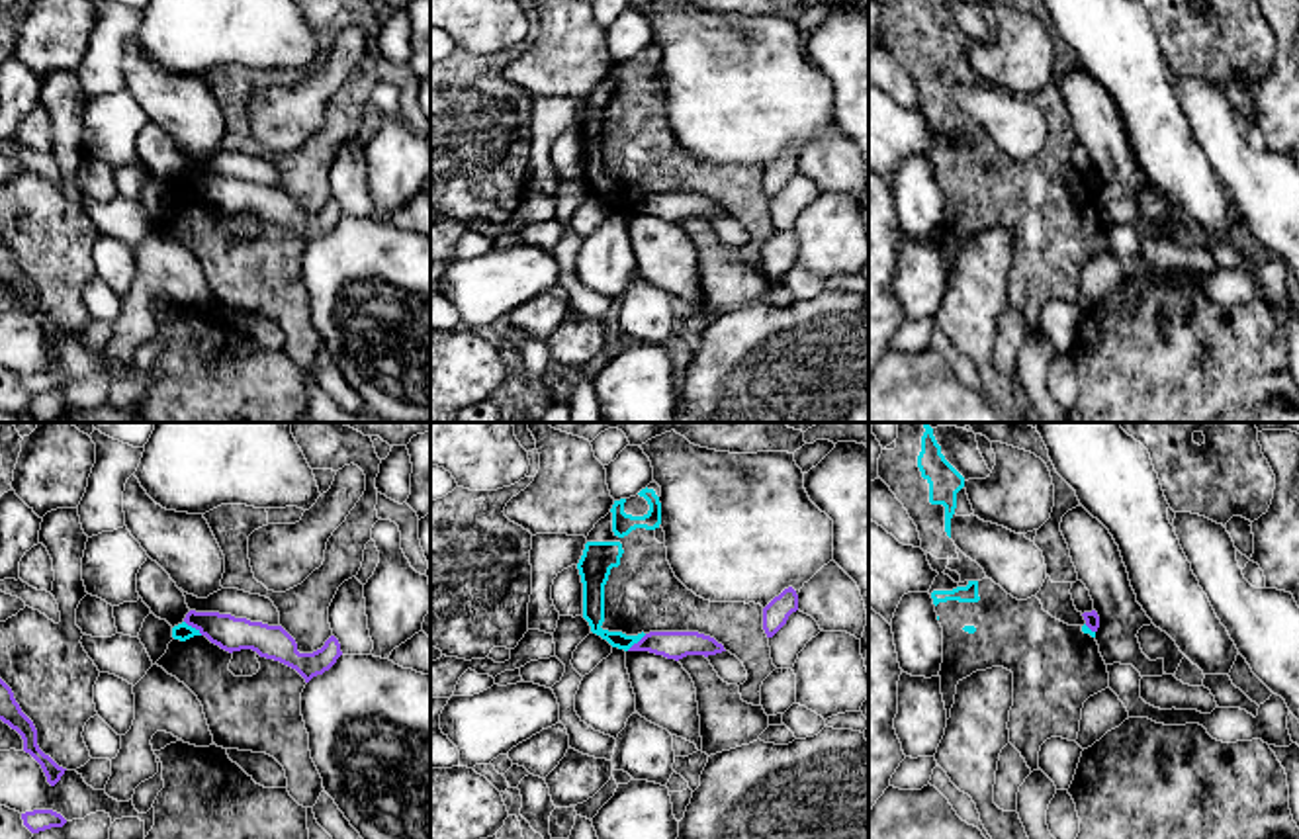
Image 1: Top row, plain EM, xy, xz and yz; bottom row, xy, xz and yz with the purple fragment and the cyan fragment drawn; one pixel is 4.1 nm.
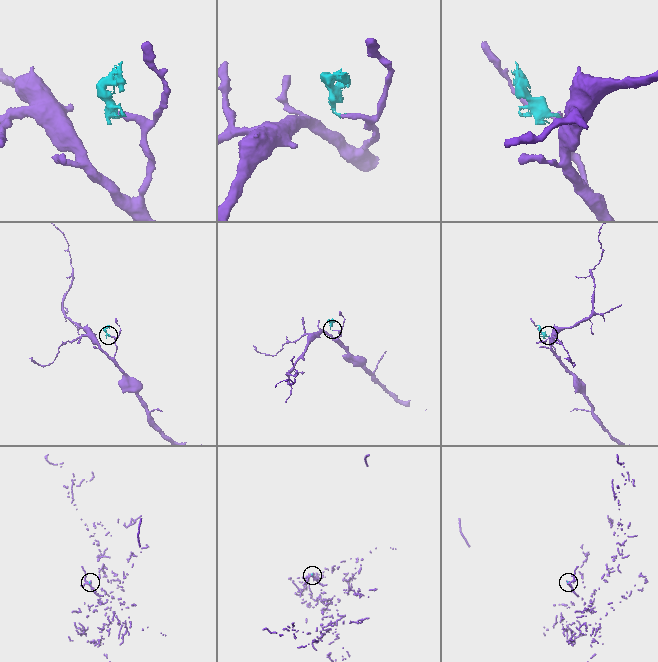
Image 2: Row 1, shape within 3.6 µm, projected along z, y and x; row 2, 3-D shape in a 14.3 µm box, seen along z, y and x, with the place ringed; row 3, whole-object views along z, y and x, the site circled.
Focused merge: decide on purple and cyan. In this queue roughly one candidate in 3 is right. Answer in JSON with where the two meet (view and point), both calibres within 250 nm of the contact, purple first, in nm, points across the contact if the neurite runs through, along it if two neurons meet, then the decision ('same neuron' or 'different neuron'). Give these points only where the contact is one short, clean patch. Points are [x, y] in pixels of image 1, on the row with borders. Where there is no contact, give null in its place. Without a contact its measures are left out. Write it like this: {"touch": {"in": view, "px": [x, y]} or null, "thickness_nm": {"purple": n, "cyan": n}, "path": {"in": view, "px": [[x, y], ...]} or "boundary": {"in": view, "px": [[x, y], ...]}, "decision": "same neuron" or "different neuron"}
{"touch": {"in": "xy", "px": [194, 626]}, "thickness_nm": {"purple": 140, "cyan": 70}, "boundary": {"in": "xy", "px": [[184, 620], [202, 634]]}, "decision": "different neuron"}

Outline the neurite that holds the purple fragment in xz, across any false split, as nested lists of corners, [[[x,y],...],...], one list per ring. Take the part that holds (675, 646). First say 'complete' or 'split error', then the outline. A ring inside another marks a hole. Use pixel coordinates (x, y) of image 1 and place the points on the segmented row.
complete; [[[650,632],[628,651],[650,651],[679,661],[687,655],[708,657],[726,649],[714,638],[698,632]]]

